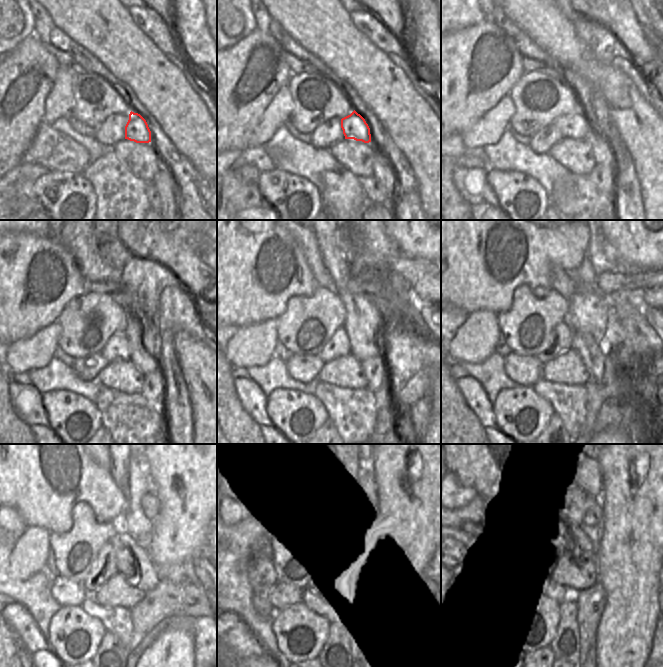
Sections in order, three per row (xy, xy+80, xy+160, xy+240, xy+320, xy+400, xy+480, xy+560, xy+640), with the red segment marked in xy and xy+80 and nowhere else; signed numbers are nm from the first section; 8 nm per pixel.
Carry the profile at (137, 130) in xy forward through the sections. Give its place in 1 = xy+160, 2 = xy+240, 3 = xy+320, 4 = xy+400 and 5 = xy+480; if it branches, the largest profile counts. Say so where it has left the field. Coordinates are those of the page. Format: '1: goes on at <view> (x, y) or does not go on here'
1: goes on at xy+160 (574, 126)
2: goes on at xy+240 (116, 348)
3: goes on at xy+320 (338, 346)
4: goes on at xy+400 (561, 335)
5: goes on at xy+480 (105, 567)

